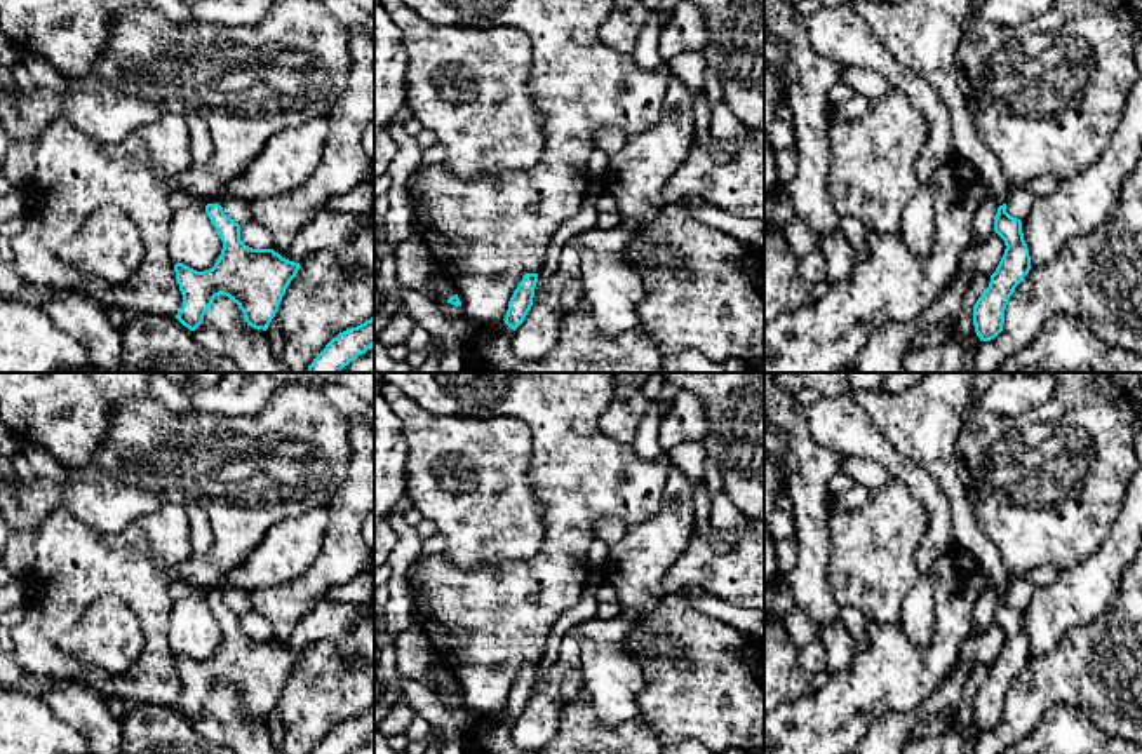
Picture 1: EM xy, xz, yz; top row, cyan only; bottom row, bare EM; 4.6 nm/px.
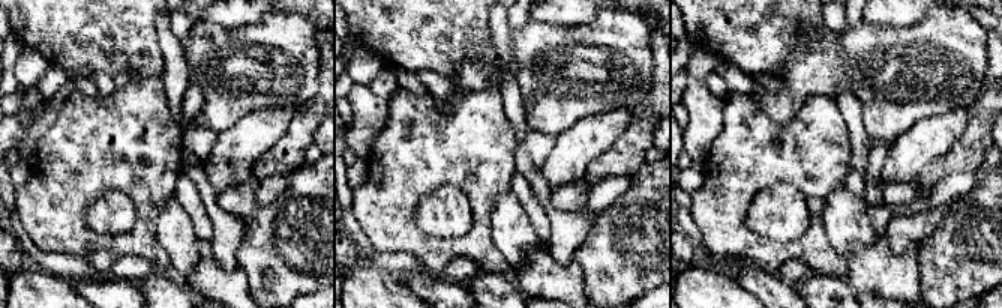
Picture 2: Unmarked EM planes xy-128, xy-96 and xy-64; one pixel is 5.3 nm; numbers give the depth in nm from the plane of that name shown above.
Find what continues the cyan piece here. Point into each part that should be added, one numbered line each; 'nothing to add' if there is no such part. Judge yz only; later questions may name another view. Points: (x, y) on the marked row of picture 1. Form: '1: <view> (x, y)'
1: yz (923, 35)

